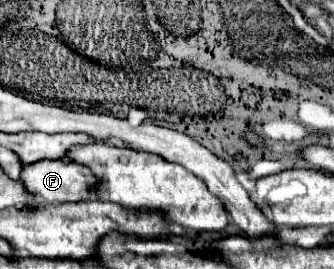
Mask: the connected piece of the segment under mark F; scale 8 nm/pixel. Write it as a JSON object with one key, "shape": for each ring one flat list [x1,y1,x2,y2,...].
{"shape":[[39,160,25,166,21,180,41,204,89,200,89,190,97,186,87,166,63,160]]}

